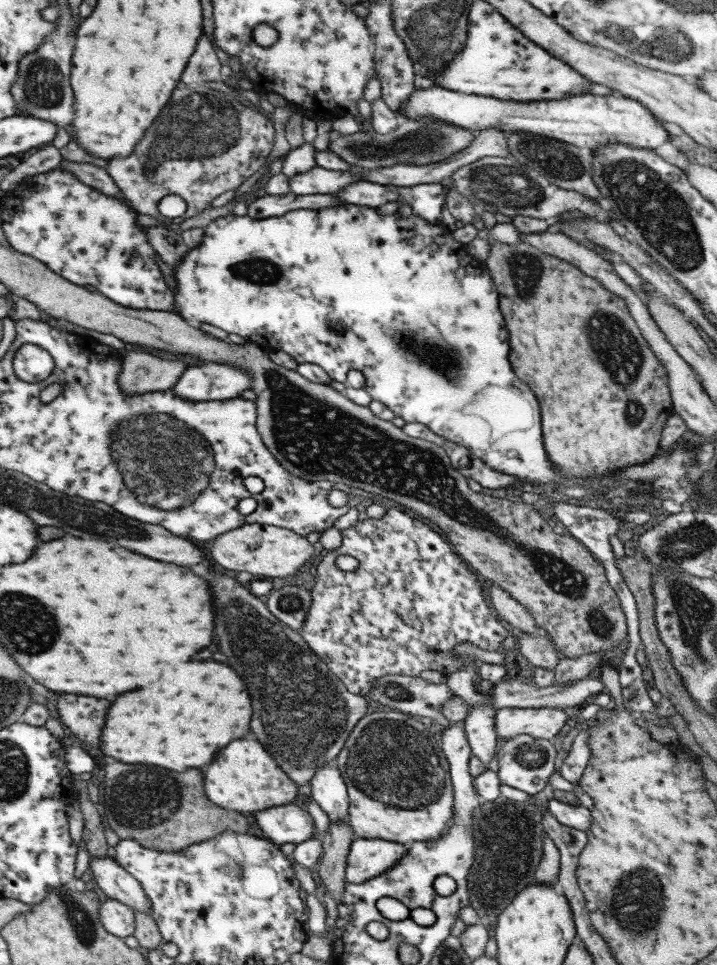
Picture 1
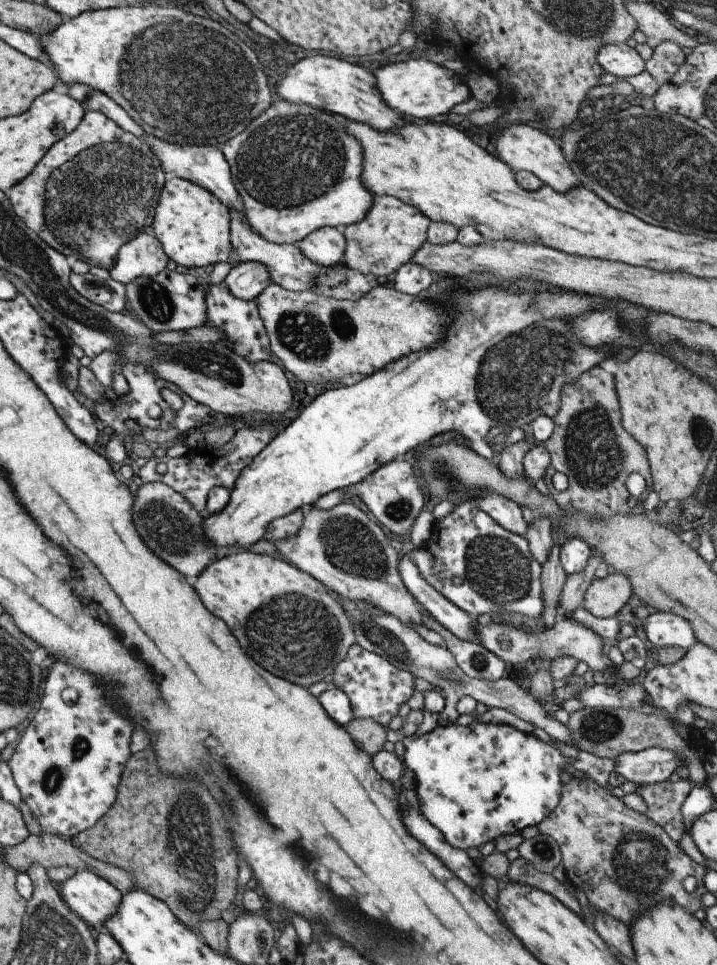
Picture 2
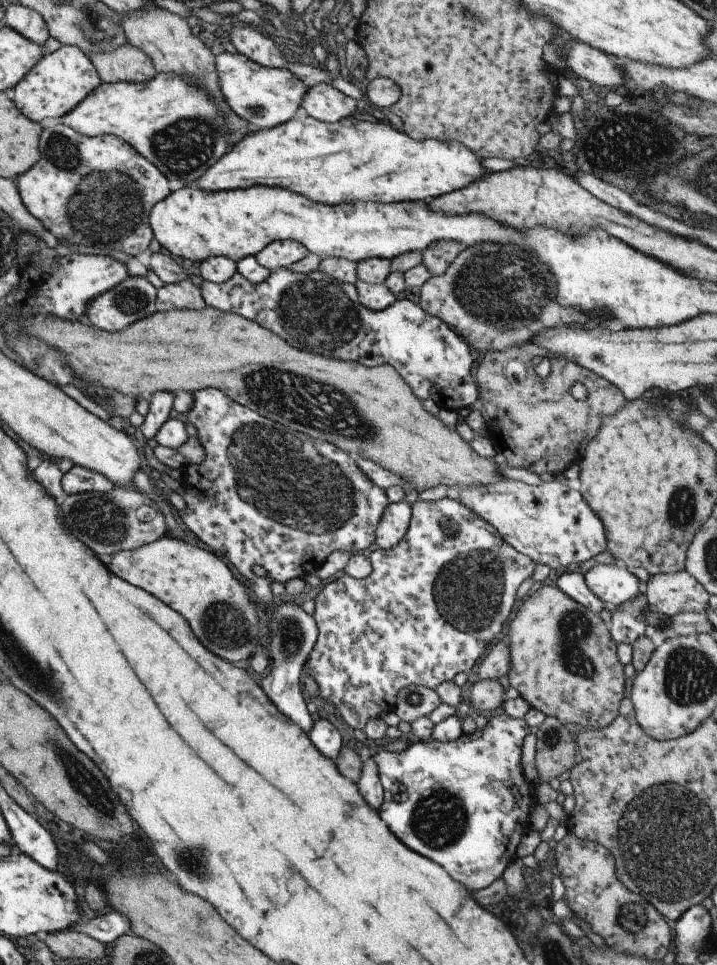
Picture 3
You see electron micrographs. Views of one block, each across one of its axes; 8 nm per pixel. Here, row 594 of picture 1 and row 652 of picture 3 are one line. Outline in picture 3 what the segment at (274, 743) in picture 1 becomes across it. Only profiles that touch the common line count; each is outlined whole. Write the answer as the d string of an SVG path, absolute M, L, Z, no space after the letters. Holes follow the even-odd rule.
M167 534L138 549L119 551L108 568L120 578L148 590L164 604L180 612L190 622L196 638L224 660L248 660L256 648L263 645L264 640L260 637L261 623L246 586L240 584L230 568L210 550L170 538ZM212 612L218 616L218 626L206 626L206 620L212 616Z

